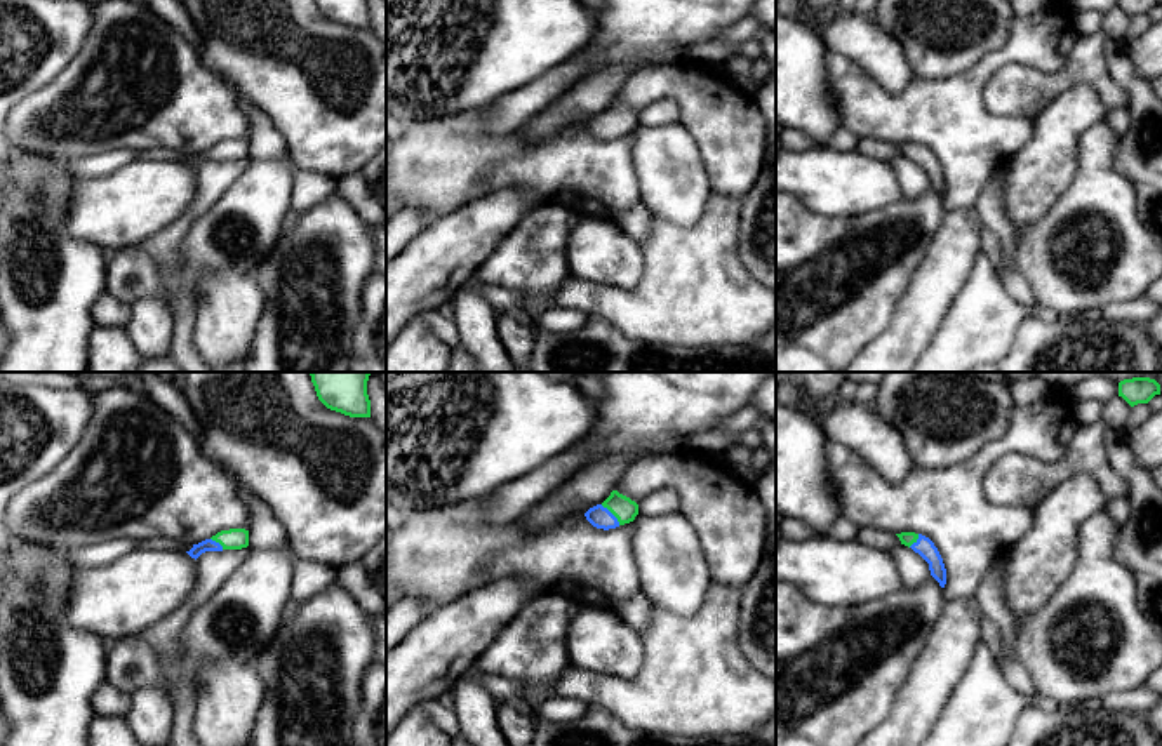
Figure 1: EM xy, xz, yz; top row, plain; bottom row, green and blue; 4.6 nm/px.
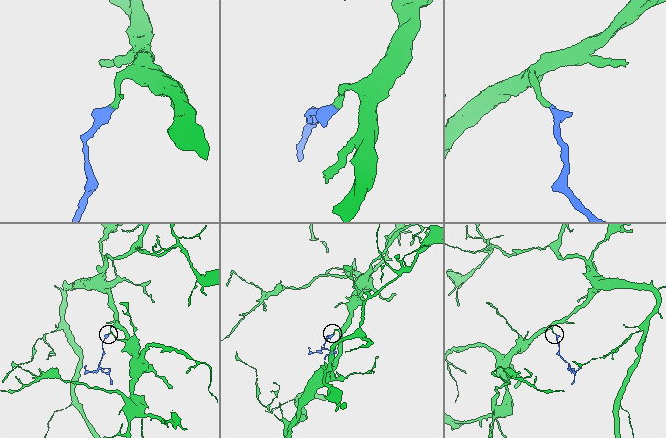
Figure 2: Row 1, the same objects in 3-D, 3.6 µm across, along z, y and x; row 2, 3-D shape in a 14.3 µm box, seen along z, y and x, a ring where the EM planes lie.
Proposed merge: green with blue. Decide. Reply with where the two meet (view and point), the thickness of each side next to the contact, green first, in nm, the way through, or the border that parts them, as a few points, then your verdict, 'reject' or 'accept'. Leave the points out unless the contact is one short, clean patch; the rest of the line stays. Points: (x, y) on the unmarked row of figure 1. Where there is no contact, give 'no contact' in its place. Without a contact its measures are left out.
meets green in xz at (611, 122); 110 nm thick on the green side, 100 nm on the other; runs through xz (623, 119), (611, 122), (599, 127); accept

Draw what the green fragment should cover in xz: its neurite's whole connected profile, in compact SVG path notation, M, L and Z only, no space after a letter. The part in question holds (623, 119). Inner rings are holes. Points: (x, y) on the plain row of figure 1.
M612 101L602 115L597 115L584 123L593 137L604 141L630 134L637 125L638 115L618 101Z

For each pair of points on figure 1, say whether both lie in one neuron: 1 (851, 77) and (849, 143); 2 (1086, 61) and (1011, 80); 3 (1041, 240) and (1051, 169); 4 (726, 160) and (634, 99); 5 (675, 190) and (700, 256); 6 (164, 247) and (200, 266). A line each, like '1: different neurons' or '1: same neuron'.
1: different neurons
2: same neuron
3: different neurons
4: same neuron
5: different neurons
6: different neurons

